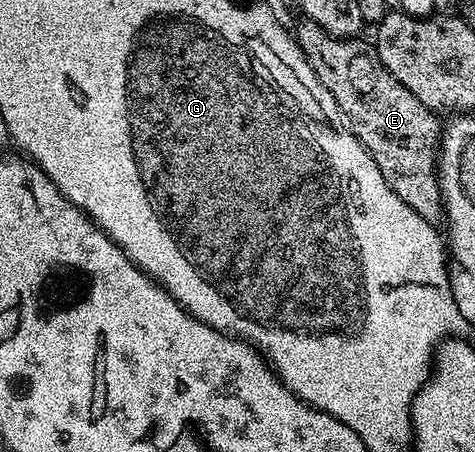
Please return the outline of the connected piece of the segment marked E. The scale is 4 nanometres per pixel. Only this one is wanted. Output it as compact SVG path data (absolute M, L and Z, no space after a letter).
M307 18L301 21L294 28L296 43L308 57L308 62L316 71L316 77L320 79L322 86L326 86L326 90L340 107L341 117L350 125L350 131L368 151L370 158L374 158L378 170L382 170L382 178L386 178L390 190L394 190L394 194L398 194L398 198L402 198L402 202L406 202L406 206L410 206L414 214L433 222L439 221L444 214L444 203L440 200L440 179L436 177L438 145L442 134L441 121L436 121L433 111L414 94L410 94L410 90L406 90L406 86L402 86L398 78L391 76L384 69L384 63L359 44L359 39L331 36L314 21Z

